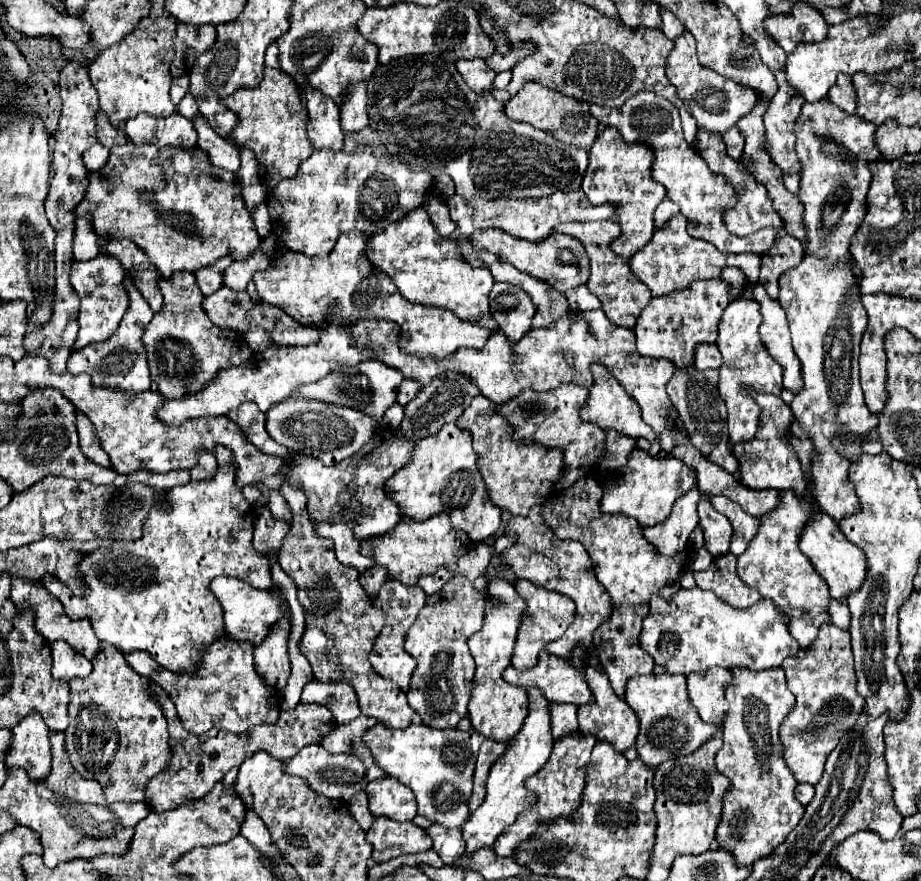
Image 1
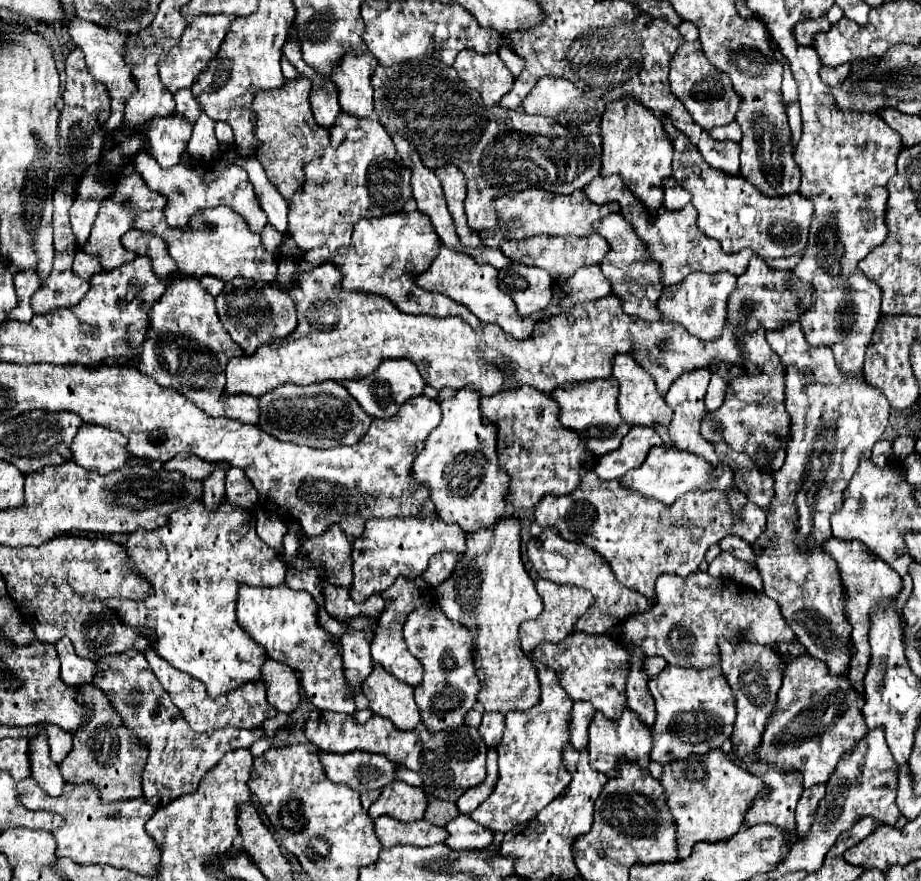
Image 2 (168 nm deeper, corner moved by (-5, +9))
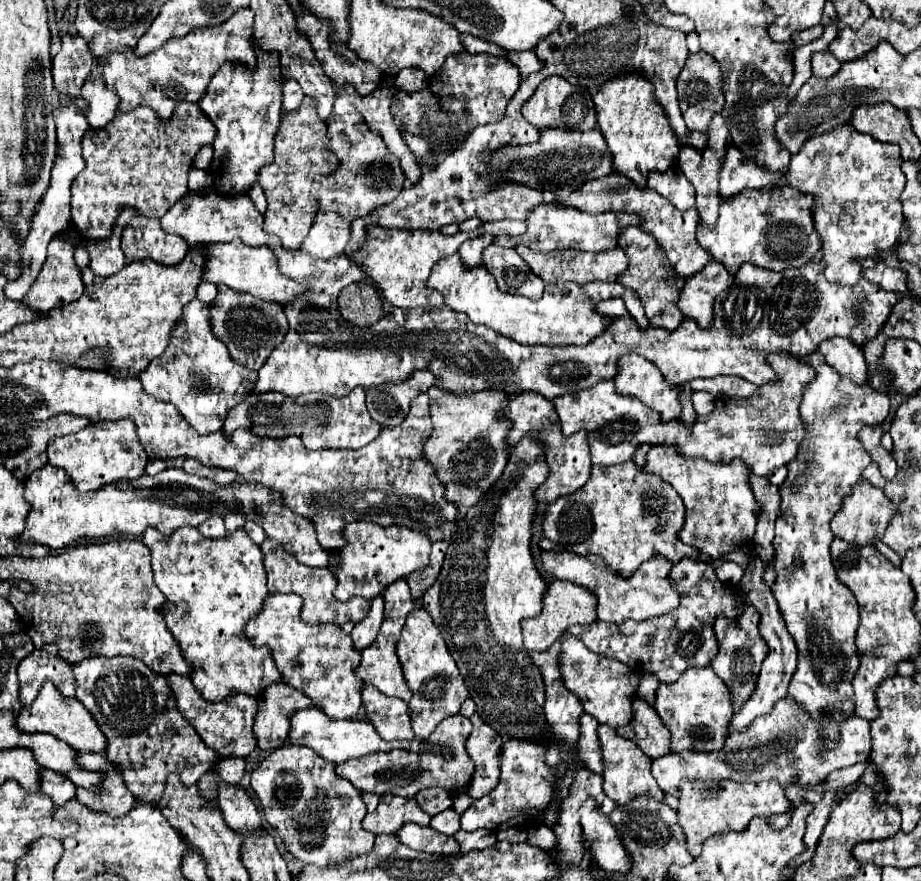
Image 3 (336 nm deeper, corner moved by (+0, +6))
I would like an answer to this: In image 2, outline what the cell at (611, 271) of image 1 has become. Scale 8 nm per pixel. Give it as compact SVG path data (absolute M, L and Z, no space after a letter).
M616 213L600 219L600 223L596 223L596 233L612 245L612 253L606 255L604 263L600 263L600 269L604 271L604 275L608 275L612 291L624 301L624 313L640 317L644 321L660 321L662 313L656 309L656 303L664 291L664 285L660 281L660 263L648 255L646 245L636 235L634 227L626 223L620 213Z

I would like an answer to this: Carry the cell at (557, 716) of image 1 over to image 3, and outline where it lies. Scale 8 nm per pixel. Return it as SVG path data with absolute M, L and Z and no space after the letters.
M581 714L579 726L581 726L581 736L579 736L579 742L577 742L579 764L589 768L595 774L601 774L603 762L601 762L599 738L597 738L599 722L595 722L595 718L591 718L591 714Z

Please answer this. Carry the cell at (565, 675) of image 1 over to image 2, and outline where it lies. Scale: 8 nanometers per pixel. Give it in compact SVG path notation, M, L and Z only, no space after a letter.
M576 631L560 643L542 643L542 663L558 673L560 685L574 701L588 701L608 719L620 719L622 711L626 709L628 677L628 651L622 645L610 641L606 635L588 635Z

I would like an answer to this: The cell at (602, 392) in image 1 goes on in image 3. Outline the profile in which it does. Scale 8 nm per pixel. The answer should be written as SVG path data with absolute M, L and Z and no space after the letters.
M625 354L617 362L615 376L617 394L639 398L647 408L661 414L663 422L679 418L681 406L675 386L667 386L653 362L647 362L639 354Z

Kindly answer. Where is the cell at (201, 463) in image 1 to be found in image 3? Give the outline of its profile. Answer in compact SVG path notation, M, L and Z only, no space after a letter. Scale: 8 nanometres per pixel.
M215 516L211 520L207 520L203 526L199 526L199 532L207 538L223 538L227 536L227 530L223 526L223 518L221 516Z

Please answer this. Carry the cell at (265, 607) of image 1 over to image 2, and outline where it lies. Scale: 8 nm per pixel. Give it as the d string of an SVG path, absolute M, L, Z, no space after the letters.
M244 585L238 591L238 623L248 631L248 635L258 645L262 645L266 649L270 659L286 663L290 669L294 669L296 675L304 675L304 693L316 709L328 709L328 711L350 713L350 715L356 711L354 689L348 685L348 679L344 675L340 645L338 645L338 641L332 641L332 635L324 627L320 627L318 605L308 591L294 591L286 585L264 587L264 589Z

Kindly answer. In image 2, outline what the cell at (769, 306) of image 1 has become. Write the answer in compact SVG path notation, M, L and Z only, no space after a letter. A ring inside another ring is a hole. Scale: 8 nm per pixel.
M790 323L788 327L780 327L780 331L766 333L768 345L780 355L782 363L786 365L786 411L792 417L792 439L786 447L786 461L782 469L774 475L776 479L776 499L772 499L772 511L768 511L768 525L766 531L756 539L752 549L758 557L758 571L764 581L764 593L772 597L782 611L784 621L794 631L796 639L806 647L808 655L820 659L828 665L832 675L846 675L850 667L850 633L852 625L844 613L846 605L846 591L840 579L840 571L836 561L824 553L822 545L826 539L832 537L830 531L830 517L842 507L844 489L848 487L852 475L858 469L862 457L870 457L874 443L882 437L888 417L890 417L890 403L882 395L880 389L866 383L862 375L850 375L842 371L828 347L810 347L800 325ZM810 479L810 513L812 513L812 531L804 545L796 543L798 533L798 507L796 495L802 489L804 481Z

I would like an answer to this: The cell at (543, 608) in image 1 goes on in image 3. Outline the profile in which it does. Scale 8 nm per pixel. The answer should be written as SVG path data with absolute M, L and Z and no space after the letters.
M563 580L551 582L543 596L543 612L537 618L521 622L525 650L529 650L529 652L547 650L557 638L561 638L567 632L569 626L595 622L595 606L597 606L597 598L593 592L589 592L577 584L571 584L571 582L563 582Z

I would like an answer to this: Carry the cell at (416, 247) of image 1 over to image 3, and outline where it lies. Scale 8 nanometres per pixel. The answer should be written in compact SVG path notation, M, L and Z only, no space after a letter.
M459 252L439 260L429 276L431 290L443 294L444 302L455 312L467 314L475 324L483 324L519 344L547 344L547 346L567 346L567 344L585 344L599 336L605 328L605 318L595 312L597 302L613 296L621 296L625 300L627 310L637 320L641 328L647 328L649 322L643 314L643 306L637 294L617 282L555 282L547 284L543 298L539 302L531 302L523 296L505 294L497 288L495 278L489 274L485 266L475 266L475 270L467 270L463 266Z

